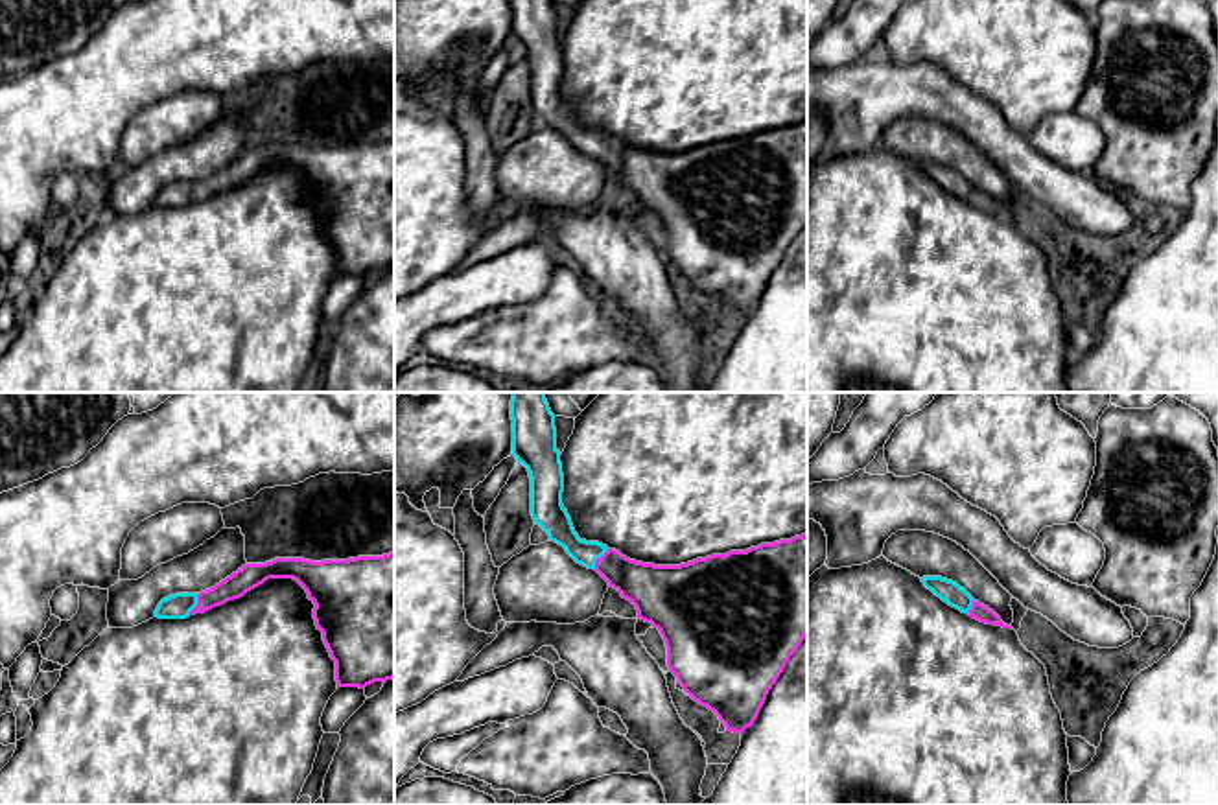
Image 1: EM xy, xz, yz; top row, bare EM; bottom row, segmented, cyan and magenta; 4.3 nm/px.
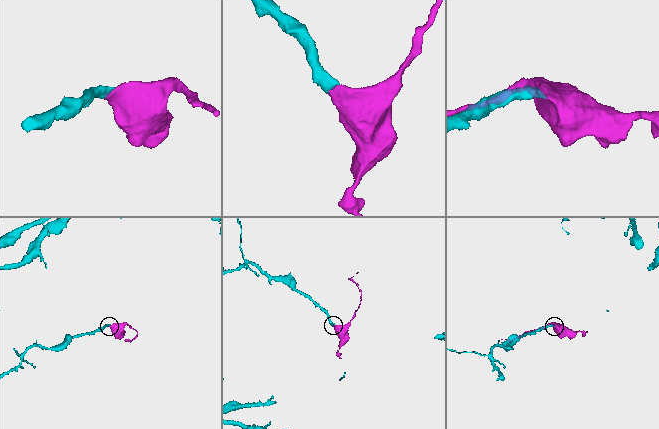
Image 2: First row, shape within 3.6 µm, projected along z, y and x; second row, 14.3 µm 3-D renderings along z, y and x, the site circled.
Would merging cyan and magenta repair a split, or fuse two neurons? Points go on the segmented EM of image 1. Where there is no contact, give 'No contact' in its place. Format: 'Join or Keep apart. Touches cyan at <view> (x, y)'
Join. Touches cyan at xy (196, 605)

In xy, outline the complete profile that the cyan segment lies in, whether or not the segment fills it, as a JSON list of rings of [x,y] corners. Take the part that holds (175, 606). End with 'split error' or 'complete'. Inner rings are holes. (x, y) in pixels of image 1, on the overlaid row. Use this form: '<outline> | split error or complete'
[[[394,553],[348,560],[275,558],[245,564],[206,591],[162,599],[155,617],[186,619],[205,613],[269,578],[297,580],[315,604],[315,626],[335,661],[337,689],[365,689],[394,678]]] | split error

